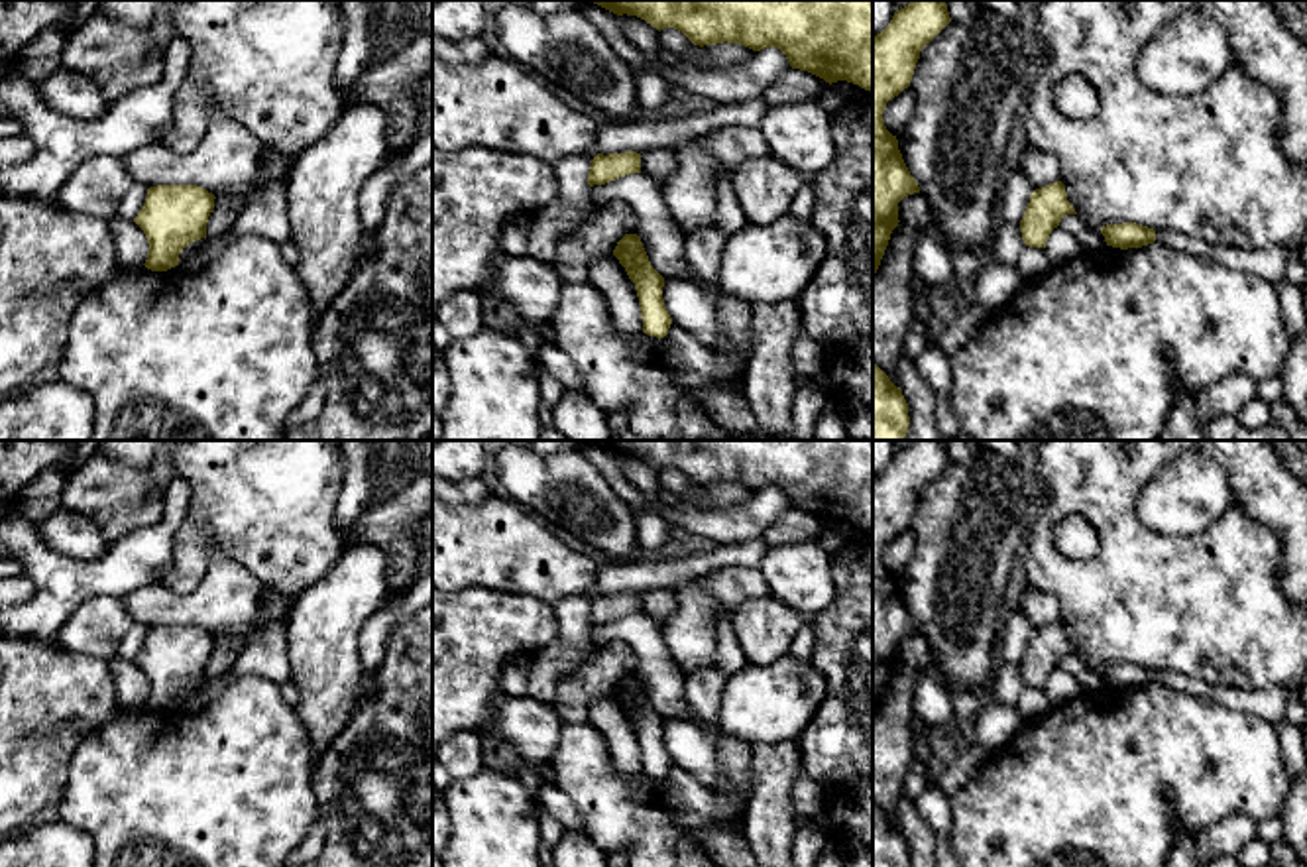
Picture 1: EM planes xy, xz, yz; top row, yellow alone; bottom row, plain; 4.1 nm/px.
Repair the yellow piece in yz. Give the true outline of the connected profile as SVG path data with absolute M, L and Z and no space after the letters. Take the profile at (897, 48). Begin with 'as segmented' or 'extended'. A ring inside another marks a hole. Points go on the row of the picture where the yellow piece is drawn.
as segmented; M912 0L894 12L890 24L873 35L873 277L892 230L898 202L920 193L898 140L882 120L888 100L910 87L920 51L951 22L945 0Z

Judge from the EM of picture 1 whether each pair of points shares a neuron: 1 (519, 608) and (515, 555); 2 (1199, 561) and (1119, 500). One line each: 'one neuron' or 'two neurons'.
1: two neurons
2: one neuron

